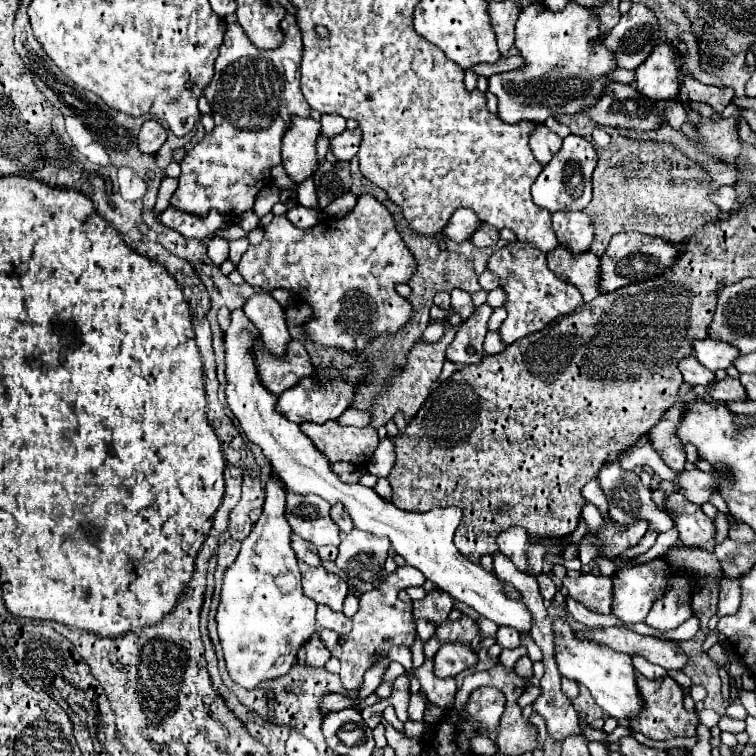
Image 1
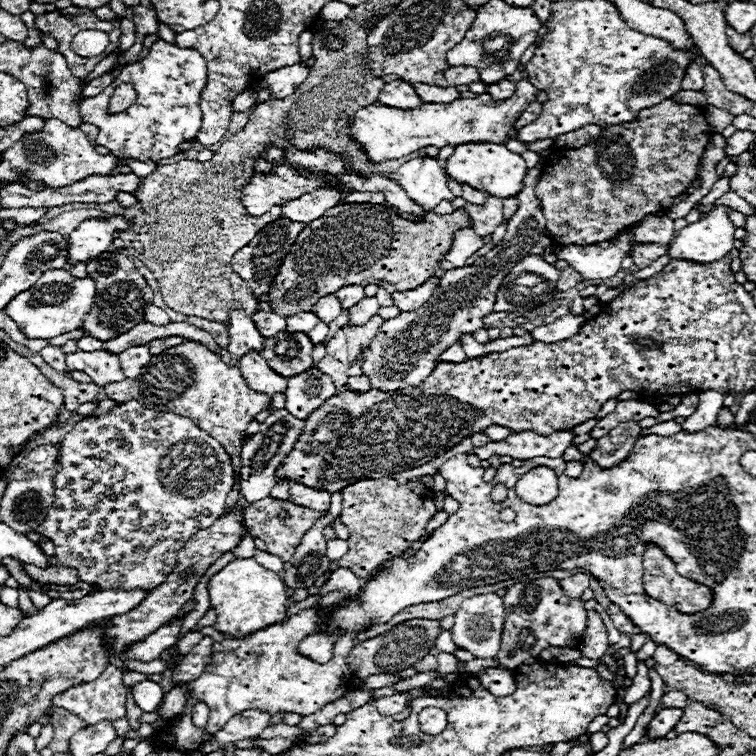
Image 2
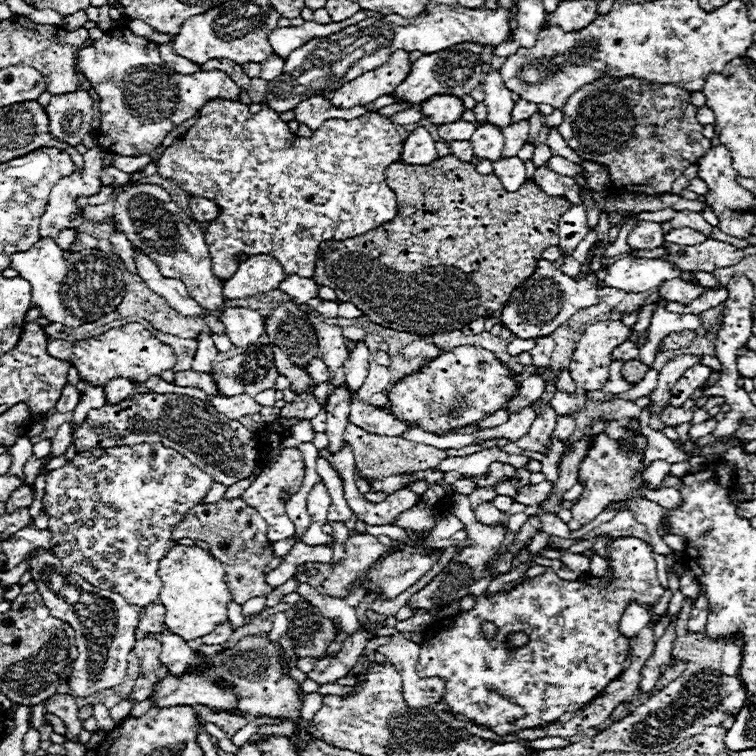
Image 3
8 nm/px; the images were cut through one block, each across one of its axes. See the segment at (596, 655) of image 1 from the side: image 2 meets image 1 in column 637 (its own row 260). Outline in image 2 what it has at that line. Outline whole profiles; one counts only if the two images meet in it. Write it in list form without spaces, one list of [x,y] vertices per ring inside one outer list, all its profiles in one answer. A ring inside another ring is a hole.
[[[718,206],[702,216],[698,222],[688,224],[678,232],[674,242],[668,248],[672,260],[688,262],[716,262],[732,250],[734,226],[724,212],[726,206]]]

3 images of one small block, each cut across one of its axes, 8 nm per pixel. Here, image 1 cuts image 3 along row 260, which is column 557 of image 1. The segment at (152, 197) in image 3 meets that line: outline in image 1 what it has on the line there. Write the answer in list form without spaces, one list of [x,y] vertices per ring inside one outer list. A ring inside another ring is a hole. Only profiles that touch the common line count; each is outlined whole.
[[[566,136],[560,152],[552,158],[550,164],[544,166],[536,182],[532,184],[534,204],[546,208],[548,212],[558,210],[582,210],[592,200],[592,170],[596,166],[596,150],[594,146],[580,136]]]

